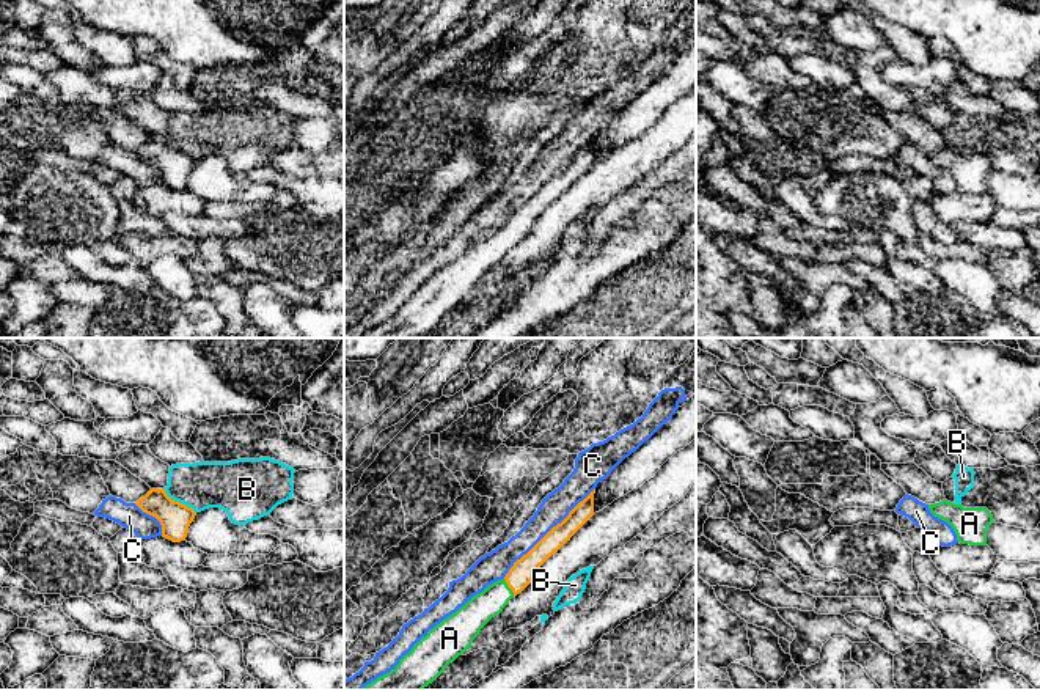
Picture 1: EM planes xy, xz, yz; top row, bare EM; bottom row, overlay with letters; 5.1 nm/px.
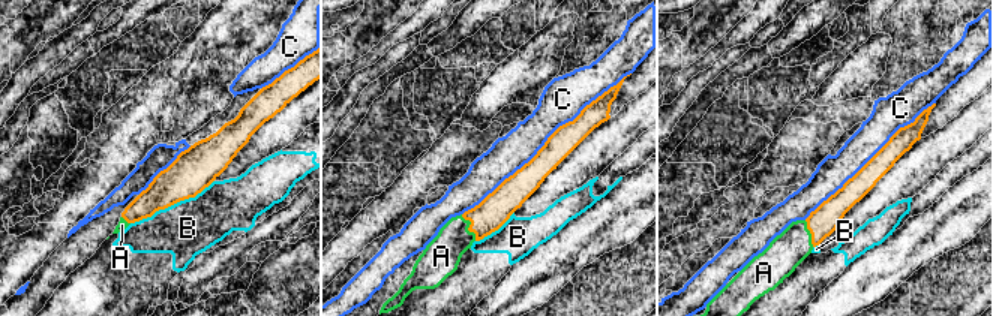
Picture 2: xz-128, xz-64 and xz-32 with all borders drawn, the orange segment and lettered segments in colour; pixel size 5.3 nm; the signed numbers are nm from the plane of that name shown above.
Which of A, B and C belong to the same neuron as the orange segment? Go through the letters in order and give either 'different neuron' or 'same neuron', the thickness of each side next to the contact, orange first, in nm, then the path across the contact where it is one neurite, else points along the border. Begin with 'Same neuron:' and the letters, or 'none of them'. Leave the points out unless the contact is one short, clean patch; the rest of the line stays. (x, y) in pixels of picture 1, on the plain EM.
Same neuron: A
A: same neuron | 120/150 nm | across xz (522, 220), (508, 233), (483, 255)
B: different neuron | 160/240 nm
C: different neuron | 120/150 nm

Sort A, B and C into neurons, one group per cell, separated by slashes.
A / B / C

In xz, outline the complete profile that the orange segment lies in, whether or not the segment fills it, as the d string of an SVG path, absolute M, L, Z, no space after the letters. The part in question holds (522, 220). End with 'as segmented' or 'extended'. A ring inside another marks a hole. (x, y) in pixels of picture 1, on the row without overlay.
M595 137L517 207L503 228L473 244L456 261L430 277L394 317L361 338L423 338L432 332L449 311L470 297L481 277L531 231L539 215L594 163L594 141Z; extended

